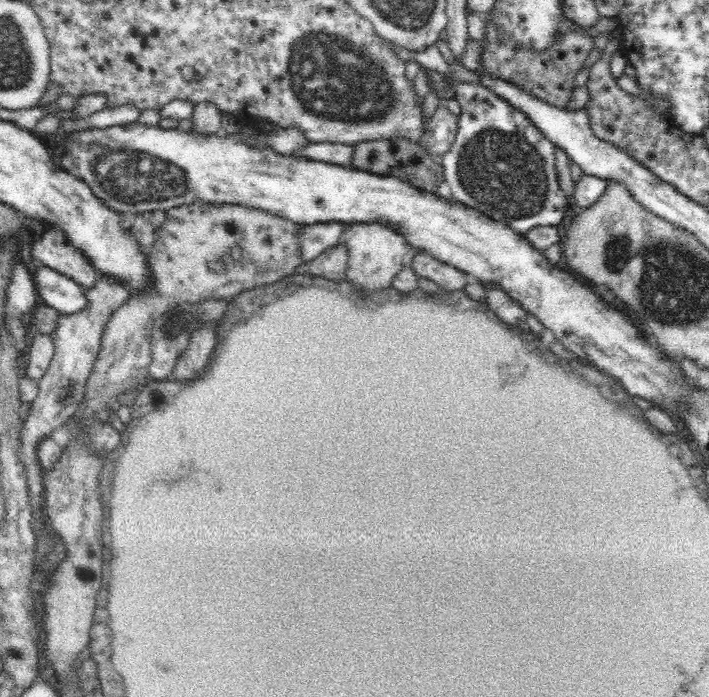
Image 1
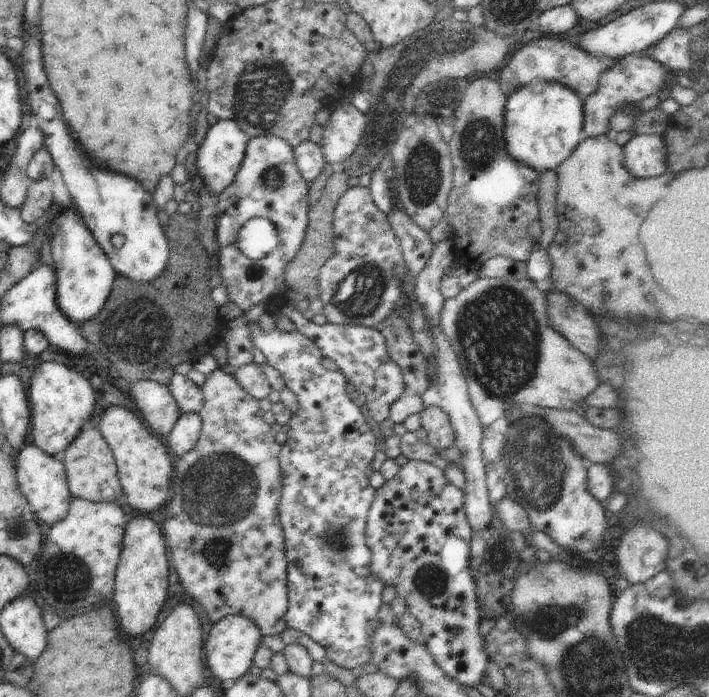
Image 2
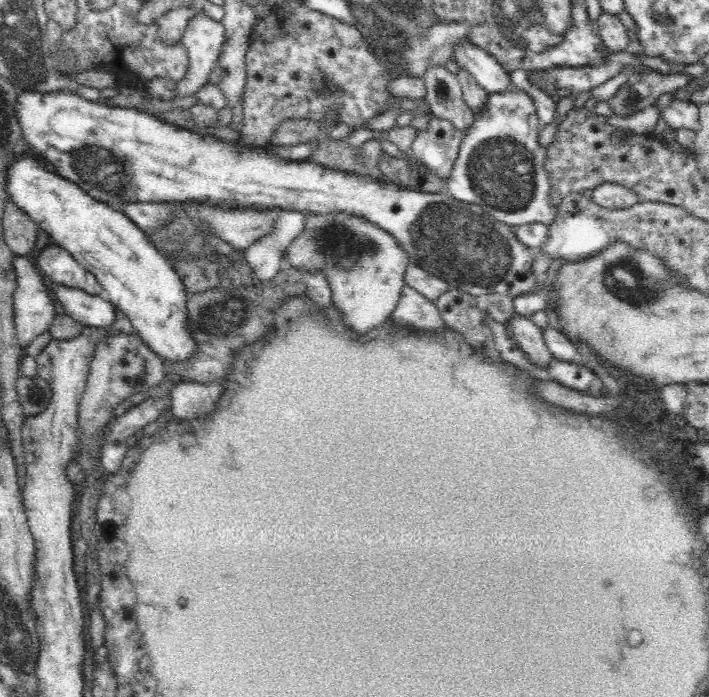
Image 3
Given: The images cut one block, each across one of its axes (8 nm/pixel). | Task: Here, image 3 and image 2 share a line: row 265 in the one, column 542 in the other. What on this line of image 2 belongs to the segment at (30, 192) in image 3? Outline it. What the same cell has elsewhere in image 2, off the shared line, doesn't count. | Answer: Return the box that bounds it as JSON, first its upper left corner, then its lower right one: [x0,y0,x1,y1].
[504,81,583,173]

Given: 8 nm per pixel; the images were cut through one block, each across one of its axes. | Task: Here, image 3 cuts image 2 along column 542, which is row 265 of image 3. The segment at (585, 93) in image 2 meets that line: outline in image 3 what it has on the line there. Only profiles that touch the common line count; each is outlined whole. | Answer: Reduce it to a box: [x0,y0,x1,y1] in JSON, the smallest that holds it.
[38,245,103,295]

